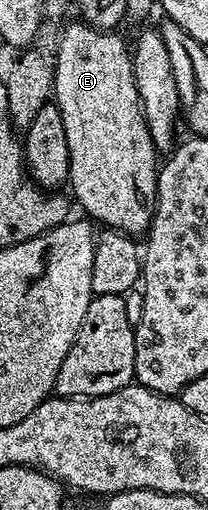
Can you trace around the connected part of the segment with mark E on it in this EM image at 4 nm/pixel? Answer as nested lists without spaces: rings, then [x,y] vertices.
[[[77,22],[78,24],[70,24],[67,23],[65,27],[61,29],[62,37],[58,40],[58,48],[56,44],[56,59],[54,61],[54,90],[52,93],[52,100],[53,103],[57,104],[58,108],[62,112],[62,117],[64,118],[64,134],[68,138],[68,150],[70,151],[70,179],[68,181],[68,188],[71,188],[74,191],[73,199],[76,201],[78,199],[78,204],[80,207],[83,208],[85,215],[89,217],[91,221],[97,222],[99,225],[105,226],[107,229],[110,230],[117,230],[121,233],[125,234],[135,234],[134,232],[139,232],[139,234],[145,233],[147,229],[150,227],[150,220],[154,216],[154,199],[158,197],[158,169],[160,164],[160,156],[159,153],[155,152],[154,150],[154,143],[152,142],[152,138],[148,134],[148,126],[146,125],[146,119],[144,118],[144,114],[142,113],[142,103],[138,100],[138,95],[136,94],[136,82],[134,81],[134,75],[132,74],[132,62],[130,61],[132,52],[131,49],[128,47],[127,41],[126,44],[124,41],[121,40],[120,37],[117,35],[119,34],[117,31],[114,30],[103,30],[100,28],[94,28],[92,25],[85,23],[85,22]]]

